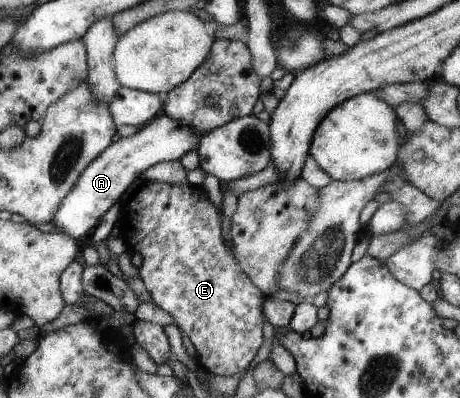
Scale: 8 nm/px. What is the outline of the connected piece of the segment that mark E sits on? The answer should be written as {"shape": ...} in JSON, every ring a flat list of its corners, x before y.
{"shape":[[143,180,138,184,135,191,126,200,120,203,120,211,118,212,117,225,119,231,123,235,124,244,127,246,128,252,139,253,141,262,137,269,138,278,140,278,151,297,152,302,170,314,174,318,174,324,183,331,183,334,190,340,190,344,196,350,195,359,197,364,205,371,209,371,215,376,233,376,237,372,245,371,248,366,254,364,261,355,265,345,263,343,263,335,261,334,262,310,261,300,262,292,247,278,247,275,241,270,237,261,230,257,230,253,226,250,226,222,221,215,220,209,209,201,204,188,201,186,190,185,187,181,181,184,169,184,163,181]]}

